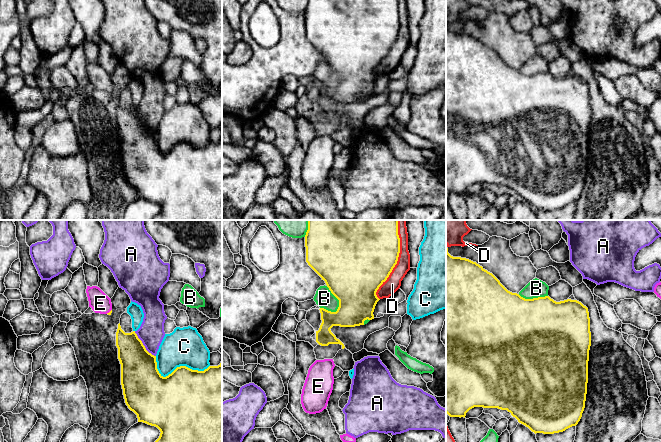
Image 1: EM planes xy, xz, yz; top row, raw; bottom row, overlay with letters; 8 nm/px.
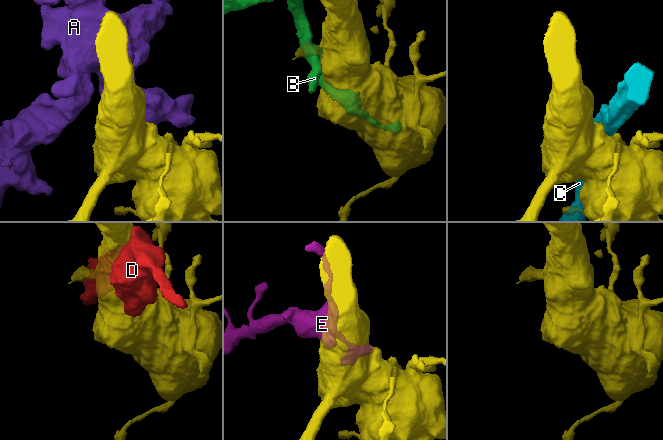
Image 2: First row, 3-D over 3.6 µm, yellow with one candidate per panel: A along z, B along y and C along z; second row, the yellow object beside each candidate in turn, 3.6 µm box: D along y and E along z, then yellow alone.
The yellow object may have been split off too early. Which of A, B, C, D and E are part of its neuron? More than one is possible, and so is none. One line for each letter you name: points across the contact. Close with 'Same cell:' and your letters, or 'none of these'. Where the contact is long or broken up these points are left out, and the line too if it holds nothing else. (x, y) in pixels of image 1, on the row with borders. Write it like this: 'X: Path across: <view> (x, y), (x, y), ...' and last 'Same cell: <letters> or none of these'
E: Path across: xy (110, 312), (109, 312), (100, 303)
Same cell: E

